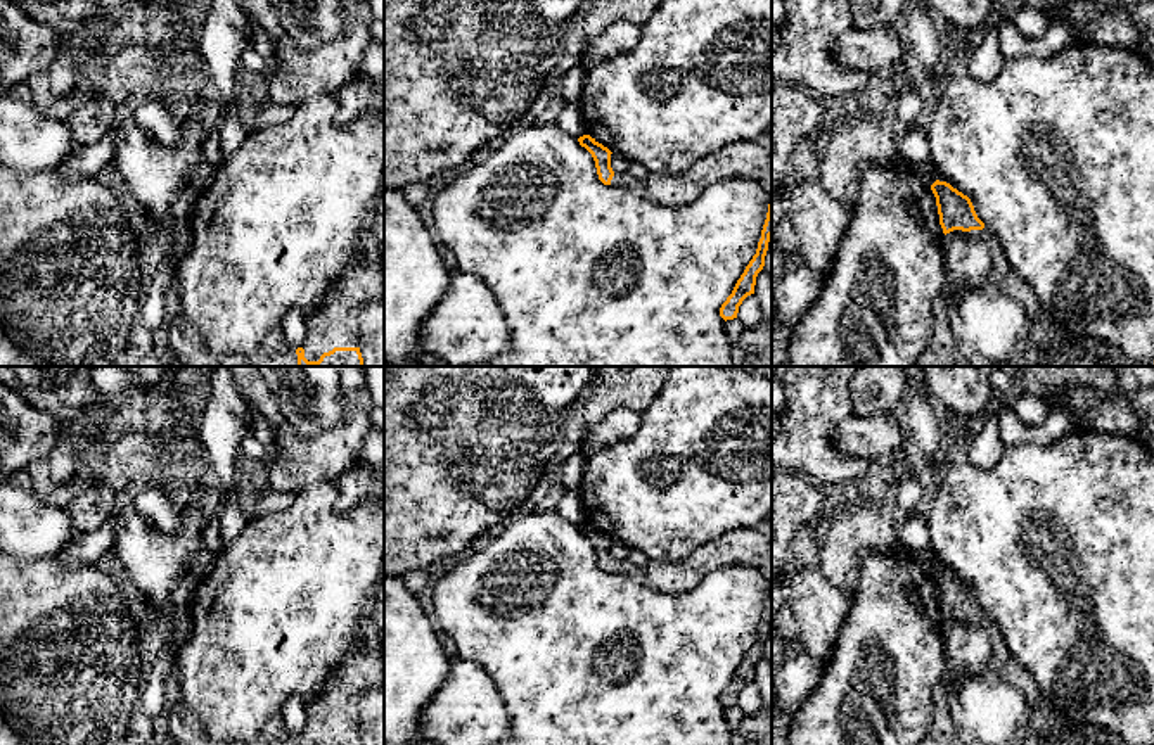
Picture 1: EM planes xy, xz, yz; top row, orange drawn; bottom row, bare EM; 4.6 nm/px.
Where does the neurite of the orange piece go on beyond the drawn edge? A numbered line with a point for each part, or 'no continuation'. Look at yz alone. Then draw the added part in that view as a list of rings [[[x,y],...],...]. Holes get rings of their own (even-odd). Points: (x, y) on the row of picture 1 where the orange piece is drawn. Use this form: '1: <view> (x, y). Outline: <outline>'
1: yz (999, 322). Outline: [[[988,228],[964,233],[984,242],[991,254],[984,278],[960,289],[950,304],[950,325],[971,366],[1154,366],[1154,361],[1135,361],[1109,342],[1067,334],[1012,270],[998,239]]]

